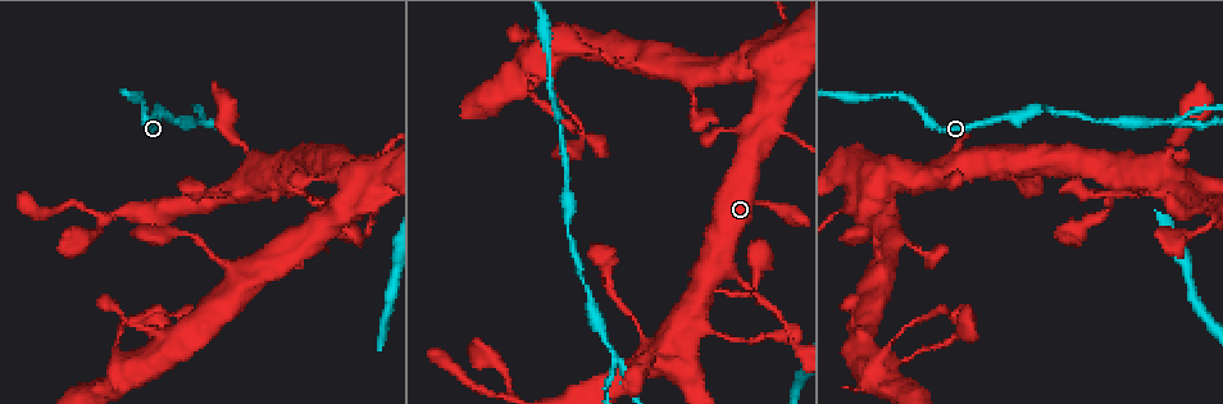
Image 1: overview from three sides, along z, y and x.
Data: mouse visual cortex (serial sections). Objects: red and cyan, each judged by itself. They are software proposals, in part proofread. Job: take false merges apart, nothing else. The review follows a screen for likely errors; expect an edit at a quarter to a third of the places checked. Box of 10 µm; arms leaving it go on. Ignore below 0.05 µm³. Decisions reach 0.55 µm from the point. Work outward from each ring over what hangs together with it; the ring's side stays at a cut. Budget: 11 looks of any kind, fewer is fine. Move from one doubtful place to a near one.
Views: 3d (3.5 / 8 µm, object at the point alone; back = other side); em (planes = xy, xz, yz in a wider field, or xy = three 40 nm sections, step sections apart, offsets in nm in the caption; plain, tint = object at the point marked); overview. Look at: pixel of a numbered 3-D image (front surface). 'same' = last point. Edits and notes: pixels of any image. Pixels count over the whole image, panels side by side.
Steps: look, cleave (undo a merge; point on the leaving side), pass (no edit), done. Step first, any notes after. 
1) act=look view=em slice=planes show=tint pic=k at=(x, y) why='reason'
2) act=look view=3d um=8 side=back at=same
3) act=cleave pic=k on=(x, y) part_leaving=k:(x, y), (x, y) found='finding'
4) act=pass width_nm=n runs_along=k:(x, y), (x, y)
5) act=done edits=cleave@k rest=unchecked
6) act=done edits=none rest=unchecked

act=look view=3d um=3.5 pic=1 at=(613, 354) why='side arm on a straight run'

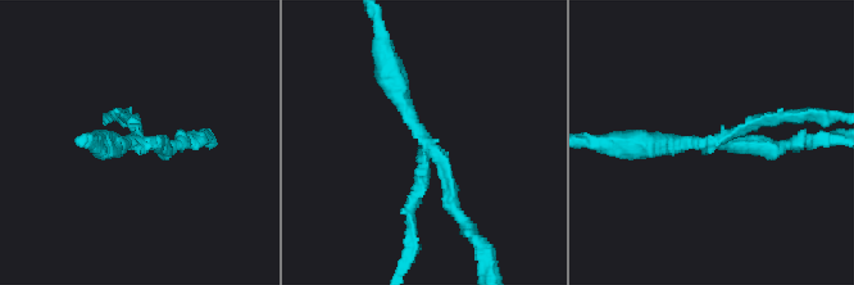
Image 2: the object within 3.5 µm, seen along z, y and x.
act=look view=em slice=xy step=2 show=tint pic=2 at=(428, 143) arms=3 arm_widths_nm=100,200,300

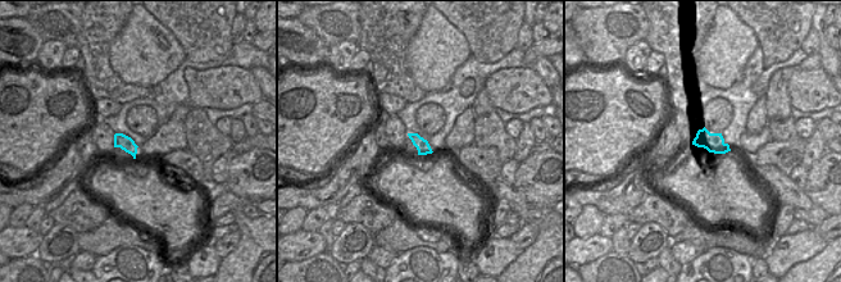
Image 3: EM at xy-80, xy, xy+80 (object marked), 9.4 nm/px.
act=cleave pic=2 on=(781, 117) found='two cells meet here'

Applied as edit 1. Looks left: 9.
act=look view=3d um=8 pic=1 at=(1113, 178) why='sharp bend'

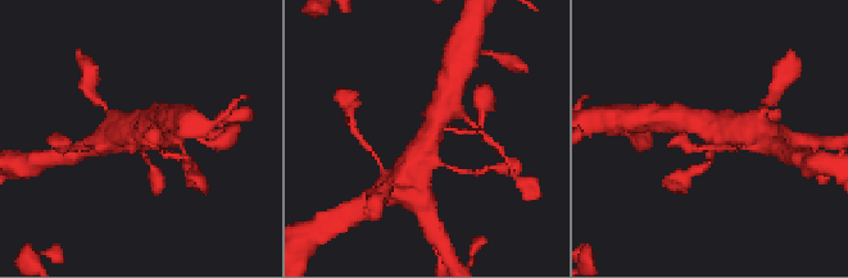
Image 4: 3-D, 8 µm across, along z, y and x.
act=look view=3d um=3.5 at=same why='closer look'

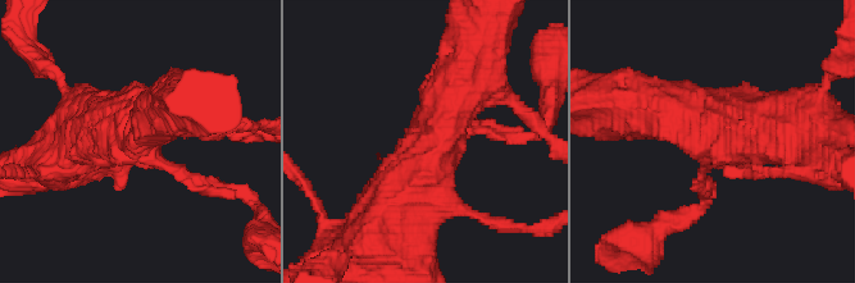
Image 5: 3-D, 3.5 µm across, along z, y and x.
act=look view=em slice=planes show=tint pic=5 at=(712, 141) why='shape alone is not enough'

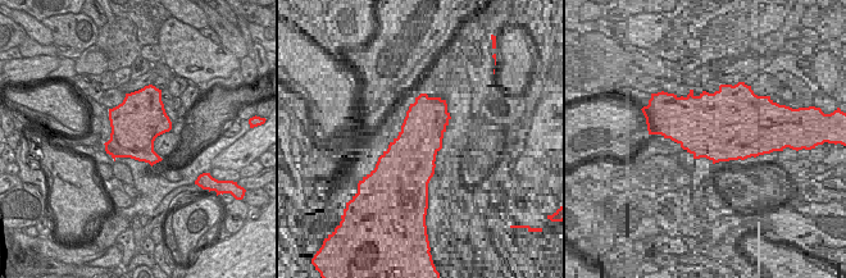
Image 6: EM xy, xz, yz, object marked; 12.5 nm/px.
act=pass runs_along=5:(469, 64), (395, 208) found='continuous, no second cell'

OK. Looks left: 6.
act=look view=3d um=3.5 side=back pic=1 at=(896, 242) why='thin neck'

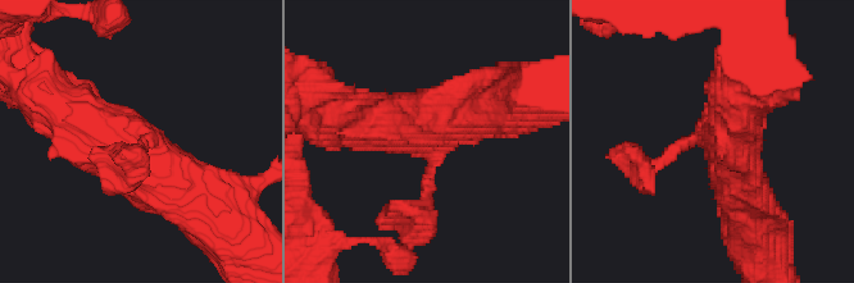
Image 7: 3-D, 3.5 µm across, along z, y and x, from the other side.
act=look view=em slice=xy step=1 show=tint pic=7 at=(430, 143) arms=3 arm_widths_nm=150,600,700

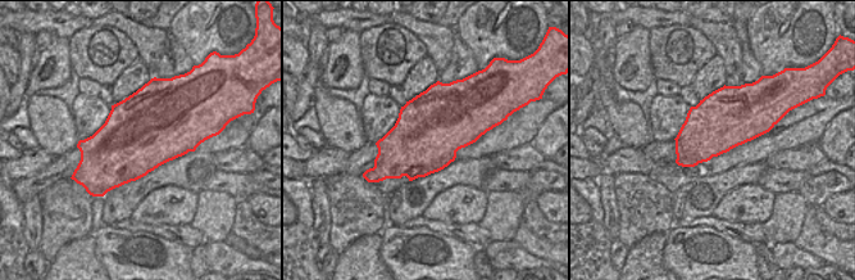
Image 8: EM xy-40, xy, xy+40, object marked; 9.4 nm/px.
act=look view=em slice=xy step=5 show=tint at=same why='cut it another way'

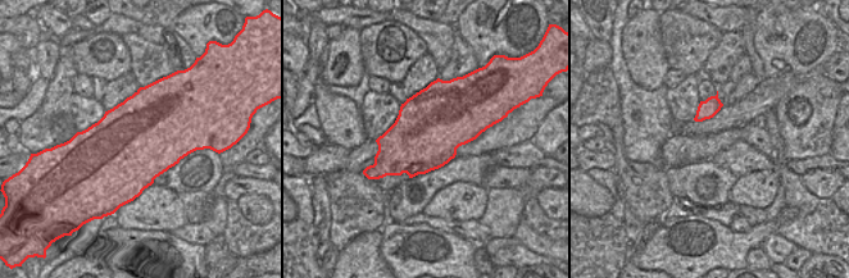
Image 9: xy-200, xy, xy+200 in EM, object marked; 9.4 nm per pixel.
act=pass runs_along=7:(55, 105), (83, 117), (194, 204) found='continuous, no second cell'

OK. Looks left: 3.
act=look view=overview

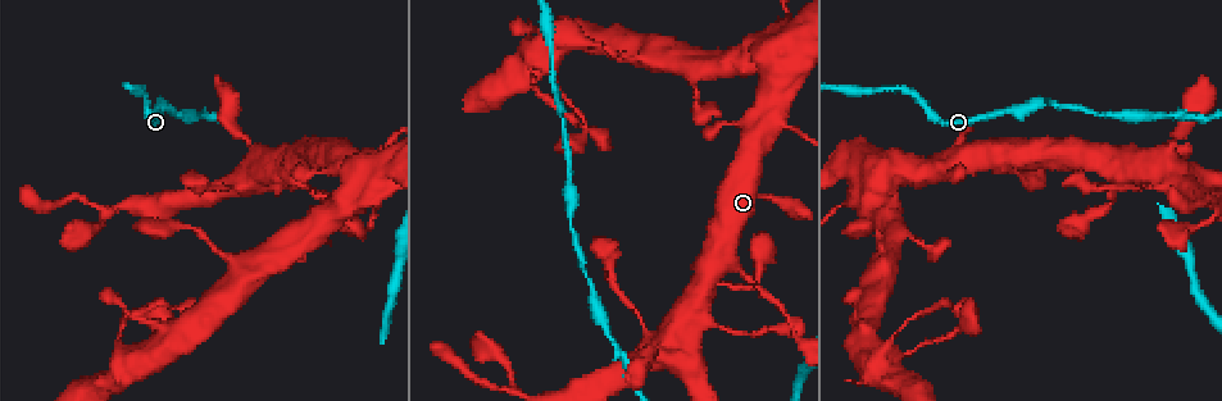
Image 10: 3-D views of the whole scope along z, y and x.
act=look view=3d um=3.5 pic=10 at=(120, 331) why='sudden change in width'

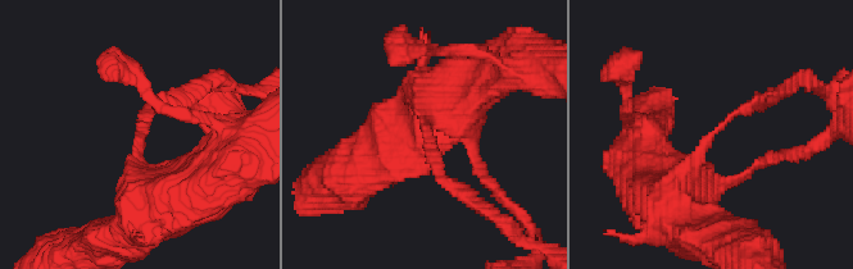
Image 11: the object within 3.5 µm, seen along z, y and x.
act=look view=em slice=xy step=3 show=tint pic=11 at=(713, 136) arm_widths_nm=150,600 why='shape alone is not enough'

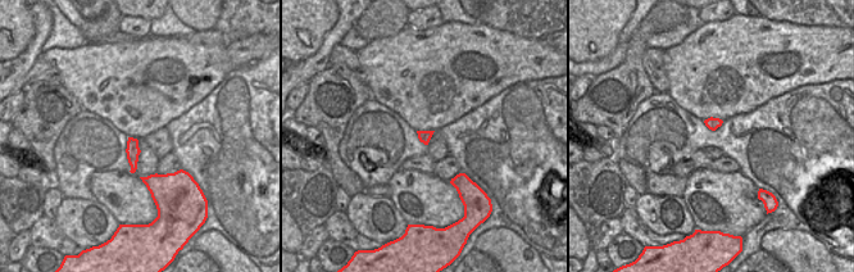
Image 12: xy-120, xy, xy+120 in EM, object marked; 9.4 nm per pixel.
act=pass runs_along=11:(670, 197), (720, 127), (768, 100) found='continuous, no second cell'

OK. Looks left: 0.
act=done edits=cleave@2 rest=unchecked

